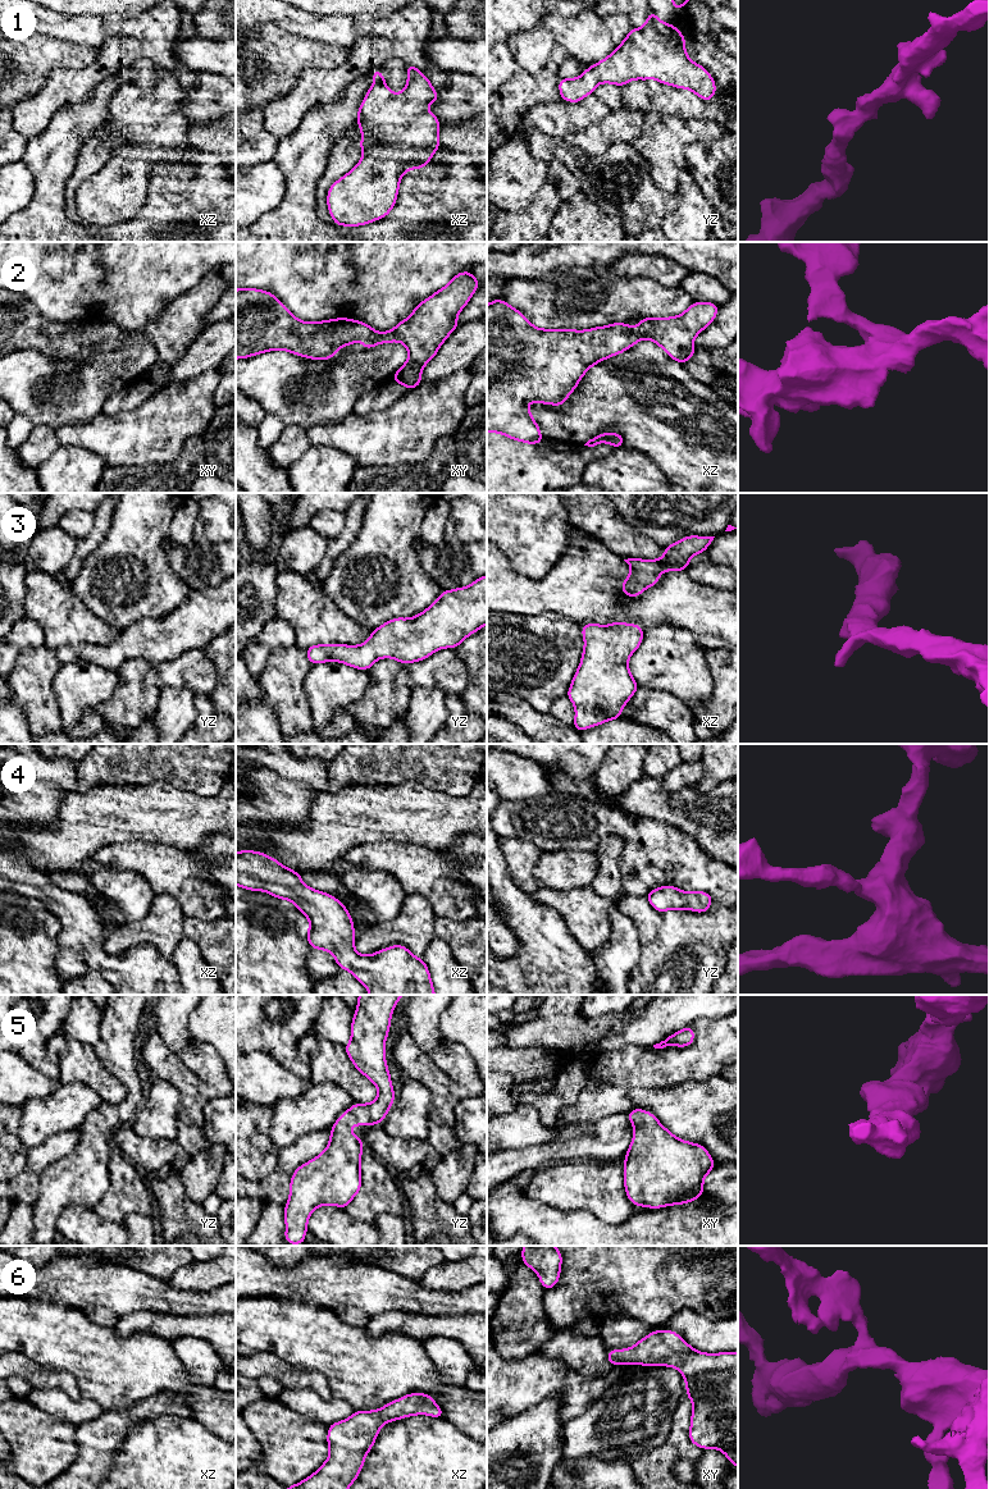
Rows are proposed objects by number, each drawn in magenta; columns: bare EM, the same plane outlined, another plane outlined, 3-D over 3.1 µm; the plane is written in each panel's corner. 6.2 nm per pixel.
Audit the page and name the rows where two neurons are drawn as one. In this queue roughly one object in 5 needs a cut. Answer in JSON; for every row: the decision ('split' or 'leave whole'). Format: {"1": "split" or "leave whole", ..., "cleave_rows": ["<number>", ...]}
{"1": "leave whole", "2": "leave whole", "3": "leave whole", "4": "leave whole", "5": "leave whole", "6": "leave whole", "cleave_rows": []}

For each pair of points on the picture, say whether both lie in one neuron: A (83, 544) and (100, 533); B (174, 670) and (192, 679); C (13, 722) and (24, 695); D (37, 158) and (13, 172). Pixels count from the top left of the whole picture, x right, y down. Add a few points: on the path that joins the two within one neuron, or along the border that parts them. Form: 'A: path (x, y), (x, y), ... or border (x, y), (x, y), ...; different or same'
A: path (87, 544), (96, 537); same
B: path (178, 672), (188, 675); same
C: border (13, 699), (22, 709), (30, 730); different
D: border (21, 160), (27, 165), (33, 178), (32, 192); different

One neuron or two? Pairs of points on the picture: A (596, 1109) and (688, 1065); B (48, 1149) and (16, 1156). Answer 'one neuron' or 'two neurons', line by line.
A: one neuron
B: two neurons

